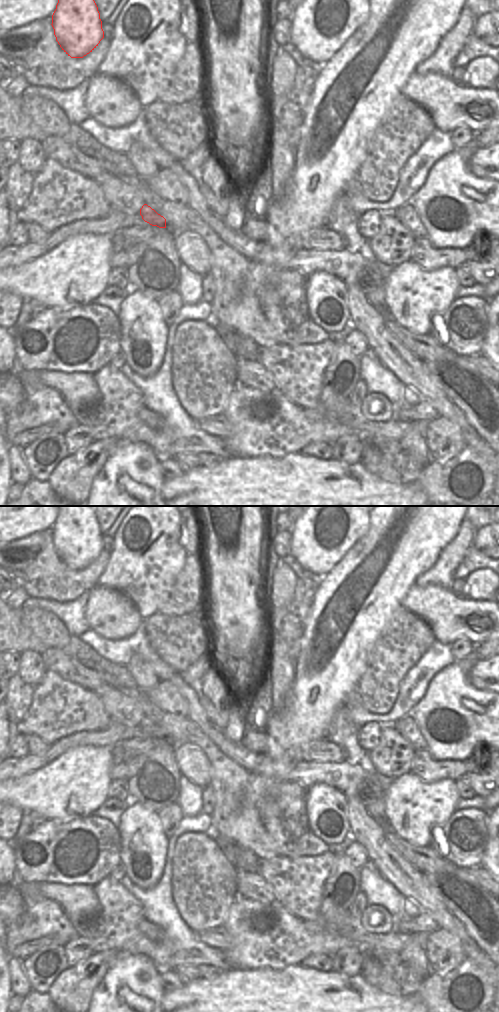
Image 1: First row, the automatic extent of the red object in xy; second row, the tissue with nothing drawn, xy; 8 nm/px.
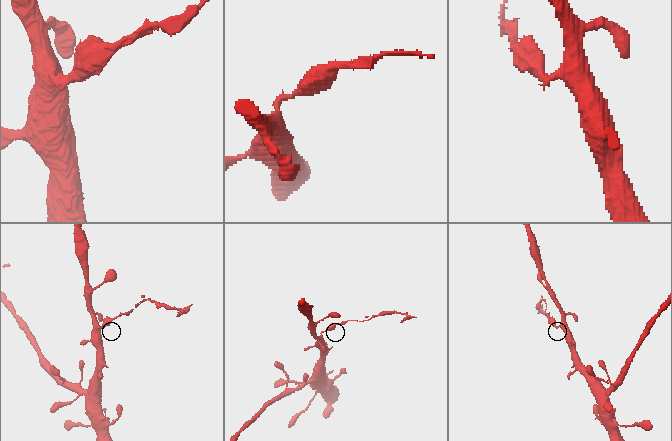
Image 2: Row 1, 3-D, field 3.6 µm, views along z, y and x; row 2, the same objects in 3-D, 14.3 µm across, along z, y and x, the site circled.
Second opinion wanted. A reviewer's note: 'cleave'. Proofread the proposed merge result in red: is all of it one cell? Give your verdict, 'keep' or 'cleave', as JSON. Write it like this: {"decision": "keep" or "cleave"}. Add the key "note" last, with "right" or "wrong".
{"decision": "cleave", "note": "right"}

